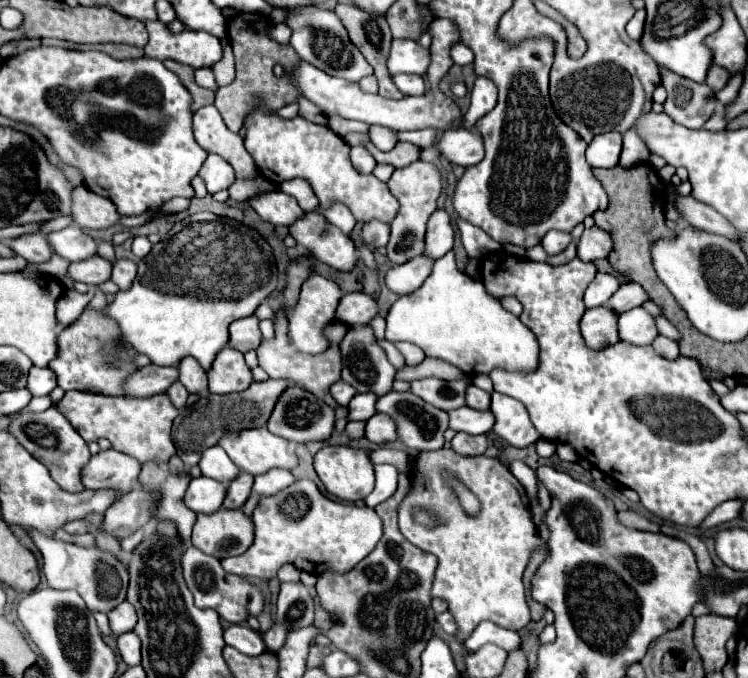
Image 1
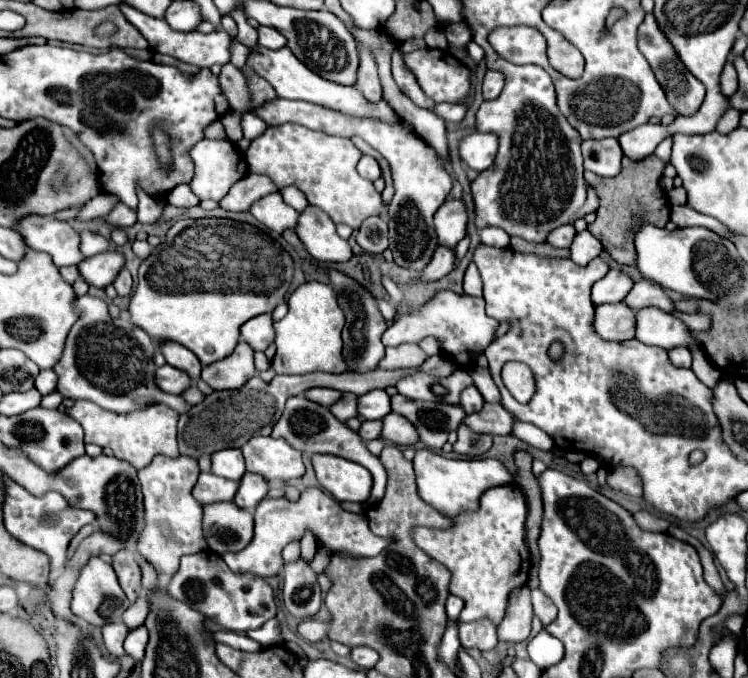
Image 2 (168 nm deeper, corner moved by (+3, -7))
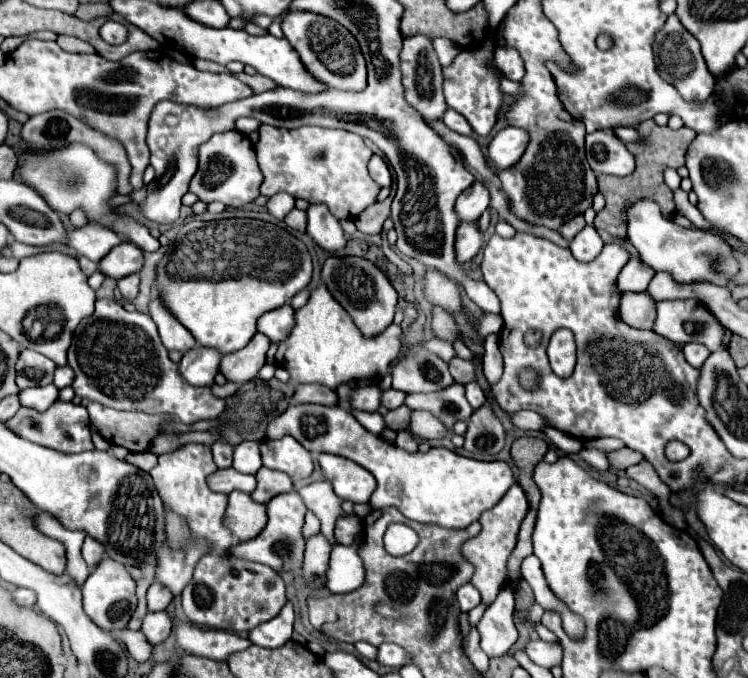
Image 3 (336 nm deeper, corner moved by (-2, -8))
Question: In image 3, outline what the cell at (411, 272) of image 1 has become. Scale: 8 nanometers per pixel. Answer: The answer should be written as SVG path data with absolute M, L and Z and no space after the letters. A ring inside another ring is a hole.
M460 222L456 230L456 256L458 262L472 260L482 248L484 234L478 228L478 222Z

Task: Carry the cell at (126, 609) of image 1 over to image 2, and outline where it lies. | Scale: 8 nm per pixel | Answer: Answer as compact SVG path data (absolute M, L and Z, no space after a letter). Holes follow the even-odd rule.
M139 597L139 599L123 613L121 621L133 631L133 629L137 629L139 625L143 625L147 613L149 613L149 603L147 603L145 597Z

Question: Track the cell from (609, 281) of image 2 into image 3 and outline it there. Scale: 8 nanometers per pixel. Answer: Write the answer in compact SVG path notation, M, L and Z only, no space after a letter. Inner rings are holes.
M632 258L618 276L620 292L644 292L654 278L654 270L648 264L642 264L640 258Z

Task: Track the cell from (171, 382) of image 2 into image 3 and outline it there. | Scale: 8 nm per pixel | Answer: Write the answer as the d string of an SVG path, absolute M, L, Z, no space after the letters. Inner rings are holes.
M194 346L190 352L184 354L180 362L180 372L192 386L214 384L214 376L218 374L220 360L222 354L214 352L214 348Z

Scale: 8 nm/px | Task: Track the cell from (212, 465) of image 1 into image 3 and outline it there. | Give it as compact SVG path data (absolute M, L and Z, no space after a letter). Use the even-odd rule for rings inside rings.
M250 440L250 444L238 444L234 450L232 466L244 474L256 474L262 468L262 456L260 456L258 442Z

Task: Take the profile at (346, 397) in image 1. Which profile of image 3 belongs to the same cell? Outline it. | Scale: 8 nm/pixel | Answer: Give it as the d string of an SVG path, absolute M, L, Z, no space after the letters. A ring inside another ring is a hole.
M298 384L292 396L292 404L322 404L322 406L336 406L338 394L332 388L322 384Z

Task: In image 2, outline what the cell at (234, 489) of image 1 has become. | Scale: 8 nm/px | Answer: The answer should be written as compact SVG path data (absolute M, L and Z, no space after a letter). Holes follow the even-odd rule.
M245 473L239 483L239 491L237 491L233 503L241 509L253 509L267 495L267 489L269 489L269 485L261 475Z

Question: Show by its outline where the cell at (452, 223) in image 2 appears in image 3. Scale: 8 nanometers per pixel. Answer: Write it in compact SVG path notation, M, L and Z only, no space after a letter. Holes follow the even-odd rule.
M474 182L456 202L456 212L462 222L474 222L490 204L490 192L482 182Z

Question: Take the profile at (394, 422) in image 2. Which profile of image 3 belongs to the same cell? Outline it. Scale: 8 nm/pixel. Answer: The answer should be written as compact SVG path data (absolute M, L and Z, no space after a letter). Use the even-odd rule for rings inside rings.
M414 410L412 412L412 420L410 420L410 426L408 430L414 434L414 436L420 436L424 440L432 440L432 438L444 438L448 436L448 428L440 422L440 420L434 420L434 416L426 410Z

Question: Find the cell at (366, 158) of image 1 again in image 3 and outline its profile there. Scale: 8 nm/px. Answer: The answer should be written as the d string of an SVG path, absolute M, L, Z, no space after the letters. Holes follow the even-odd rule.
M372 156L372 158L370 158L368 170L370 170L370 176L372 176L380 186L390 186L390 184L392 184L390 170L388 170L386 162L384 162L380 156Z

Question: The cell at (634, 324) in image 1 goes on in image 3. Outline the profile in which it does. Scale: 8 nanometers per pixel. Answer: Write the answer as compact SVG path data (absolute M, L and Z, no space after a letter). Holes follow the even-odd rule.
M664 300L658 302L654 332L676 344L698 342L714 352L722 346L726 328L696 300Z

